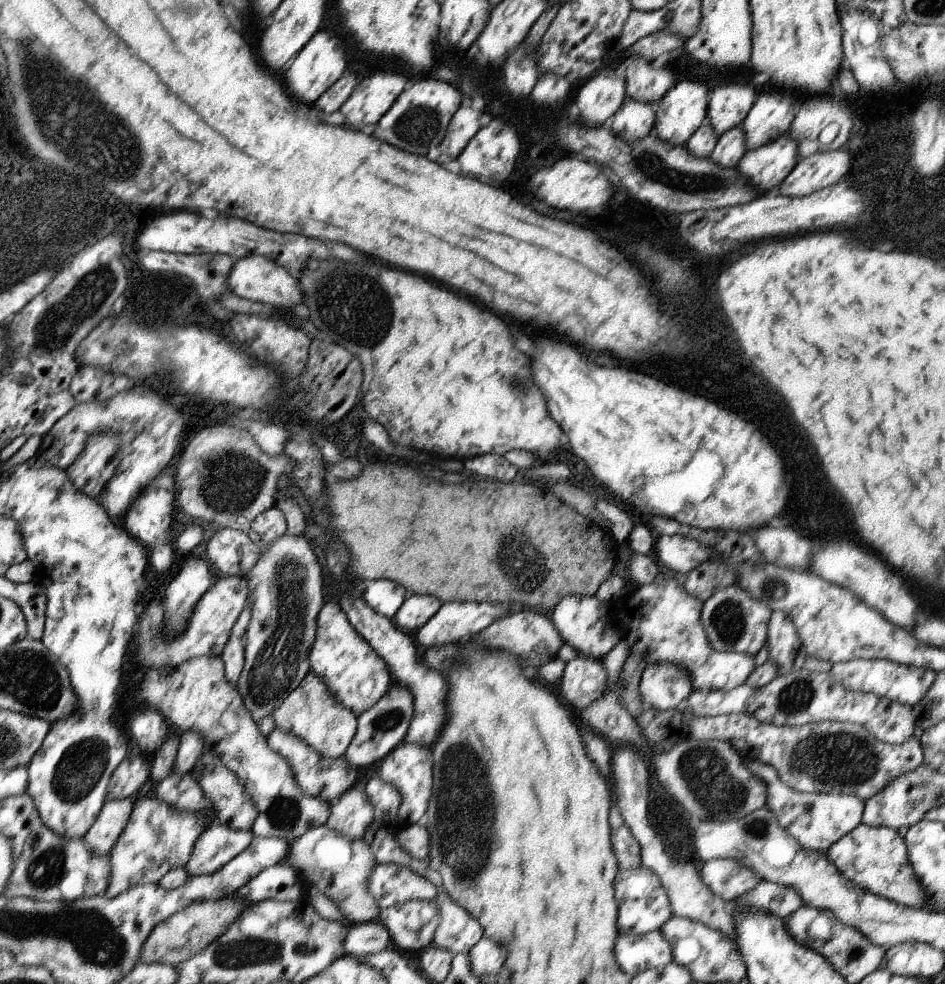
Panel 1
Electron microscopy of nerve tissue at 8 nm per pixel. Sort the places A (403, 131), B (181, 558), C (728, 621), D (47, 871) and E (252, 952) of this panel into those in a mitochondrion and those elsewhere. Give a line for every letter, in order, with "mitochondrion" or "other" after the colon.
A: mitochondrion
B: other
C: mitochondrion
D: mitochondrion
E: mitochondrion

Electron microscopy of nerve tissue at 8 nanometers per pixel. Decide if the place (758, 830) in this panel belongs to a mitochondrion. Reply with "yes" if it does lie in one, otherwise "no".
yes

